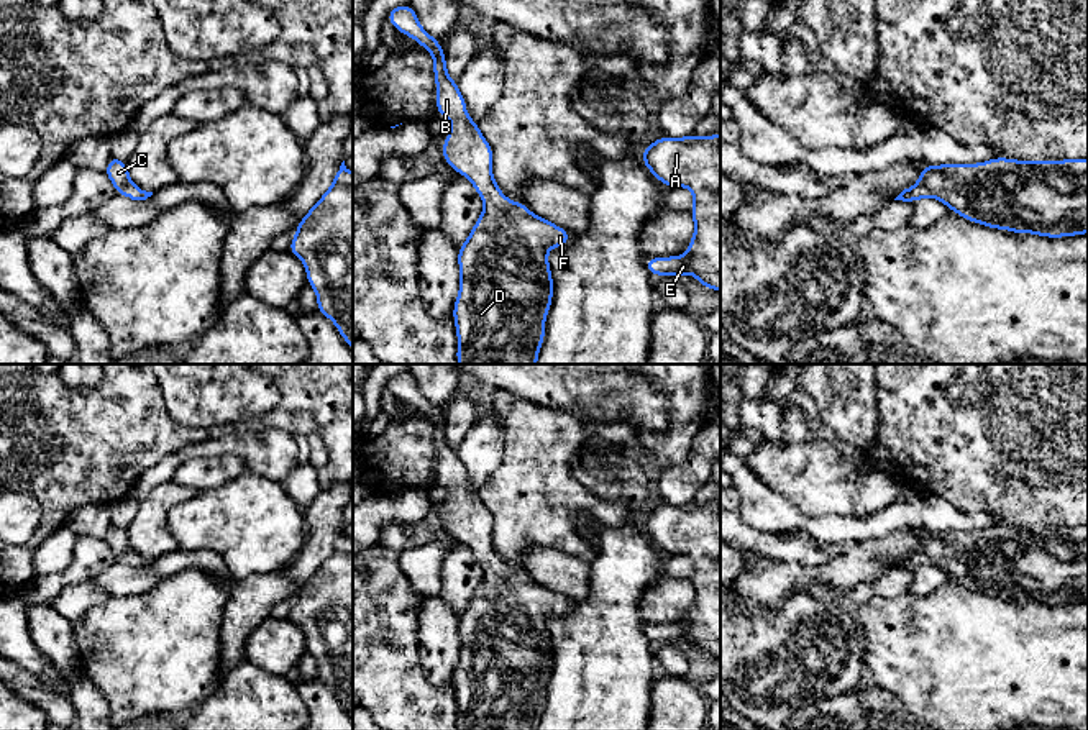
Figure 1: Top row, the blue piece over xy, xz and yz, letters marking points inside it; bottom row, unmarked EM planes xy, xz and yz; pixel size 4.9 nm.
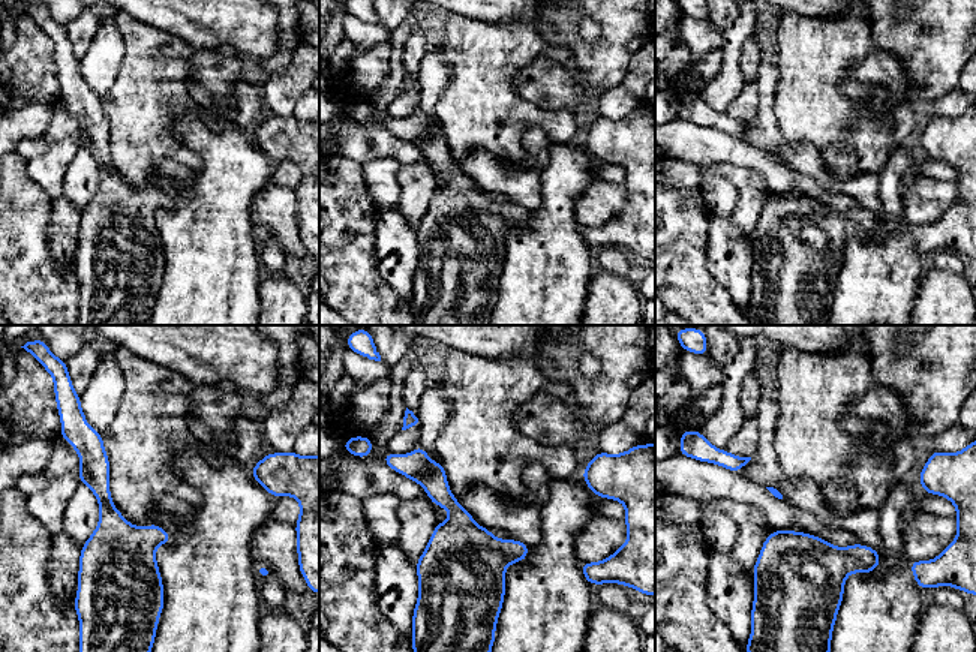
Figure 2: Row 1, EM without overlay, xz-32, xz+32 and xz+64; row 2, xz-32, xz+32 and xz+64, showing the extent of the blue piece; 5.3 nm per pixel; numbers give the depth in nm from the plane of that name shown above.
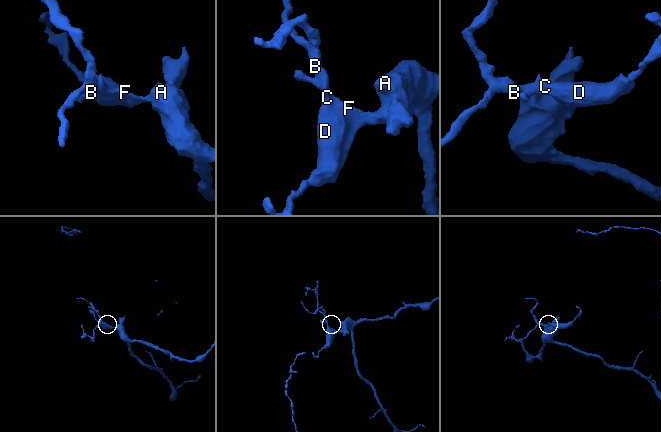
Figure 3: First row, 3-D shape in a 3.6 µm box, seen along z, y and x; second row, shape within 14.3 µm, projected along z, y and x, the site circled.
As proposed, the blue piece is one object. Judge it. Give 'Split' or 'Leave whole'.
Leave whole

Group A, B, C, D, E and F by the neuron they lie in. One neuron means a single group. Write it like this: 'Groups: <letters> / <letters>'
Groups: A B C D E F

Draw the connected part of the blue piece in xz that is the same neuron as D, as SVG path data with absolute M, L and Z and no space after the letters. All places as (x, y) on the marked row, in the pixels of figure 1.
M409 3L389 10L386 20L433 56L433 79L438 89L437 115L451 120L451 130L441 148L443 159L456 174L468 177L484 200L482 213L458 248L459 290L453 305L456 361L458 364L537 364L553 300L548 249L568 244L569 231L502 194L492 176L492 148L482 136L479 123L468 115L466 100L446 71L446 52L440 48L440 38L423 30Z

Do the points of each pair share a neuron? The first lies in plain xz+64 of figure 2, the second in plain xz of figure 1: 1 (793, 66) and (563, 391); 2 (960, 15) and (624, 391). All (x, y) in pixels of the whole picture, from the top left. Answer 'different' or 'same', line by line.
1: different
2: different

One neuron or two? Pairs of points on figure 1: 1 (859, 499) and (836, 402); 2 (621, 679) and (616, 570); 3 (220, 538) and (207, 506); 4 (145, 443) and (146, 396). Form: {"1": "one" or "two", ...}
{"1": "two", "2": "one", "3": "one", "4": "one"}

